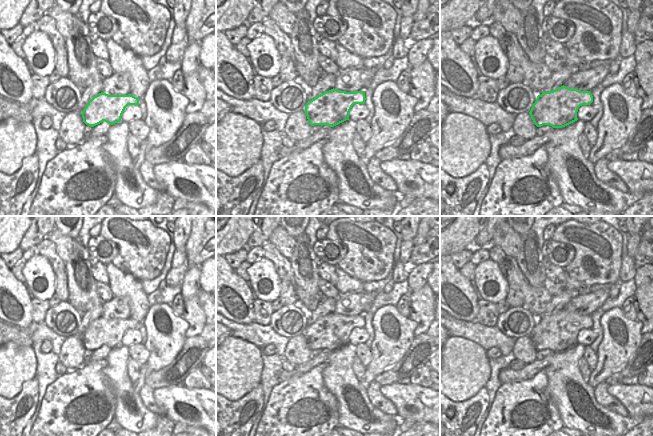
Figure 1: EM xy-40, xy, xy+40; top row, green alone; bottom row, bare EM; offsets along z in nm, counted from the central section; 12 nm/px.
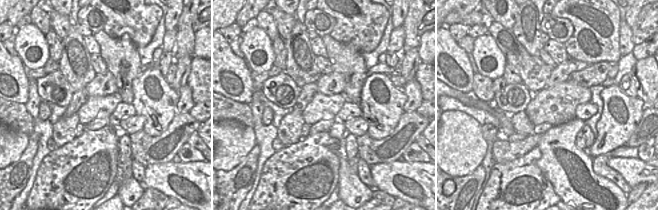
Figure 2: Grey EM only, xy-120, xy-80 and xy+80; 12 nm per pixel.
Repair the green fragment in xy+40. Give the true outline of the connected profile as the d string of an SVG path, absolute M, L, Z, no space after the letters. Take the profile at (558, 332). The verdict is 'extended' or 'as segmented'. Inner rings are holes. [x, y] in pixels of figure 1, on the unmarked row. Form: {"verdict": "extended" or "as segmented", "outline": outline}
{"verdict": "extended", "outline": "M525 306L510 307L505 313L498 315L496 327L506 336L518 339L528 336L537 351L550 349L553 352L562 352L578 344L578 332L582 329L590 329L593 320L590 315L561 310L553 315L537 319Z"}

